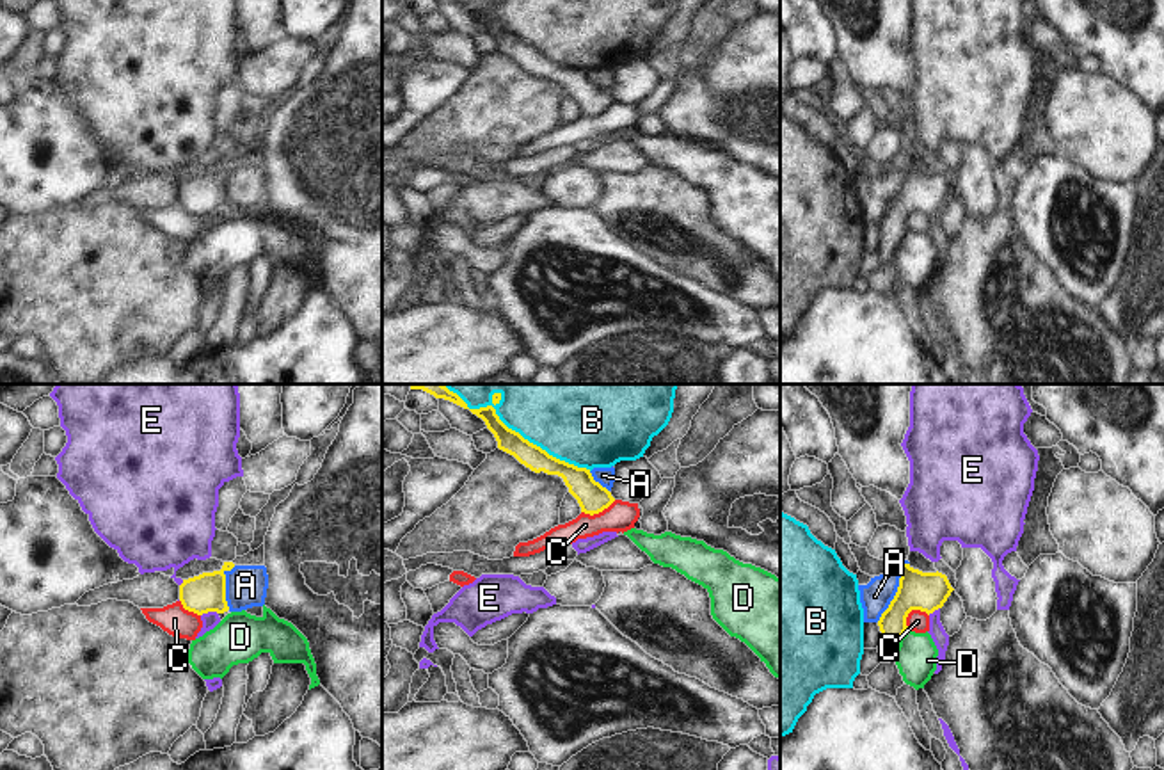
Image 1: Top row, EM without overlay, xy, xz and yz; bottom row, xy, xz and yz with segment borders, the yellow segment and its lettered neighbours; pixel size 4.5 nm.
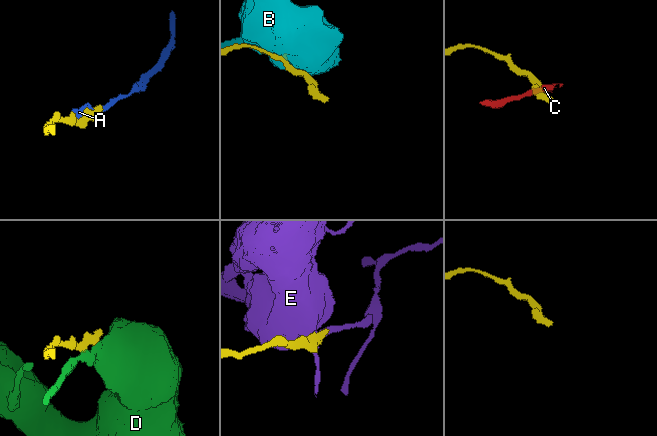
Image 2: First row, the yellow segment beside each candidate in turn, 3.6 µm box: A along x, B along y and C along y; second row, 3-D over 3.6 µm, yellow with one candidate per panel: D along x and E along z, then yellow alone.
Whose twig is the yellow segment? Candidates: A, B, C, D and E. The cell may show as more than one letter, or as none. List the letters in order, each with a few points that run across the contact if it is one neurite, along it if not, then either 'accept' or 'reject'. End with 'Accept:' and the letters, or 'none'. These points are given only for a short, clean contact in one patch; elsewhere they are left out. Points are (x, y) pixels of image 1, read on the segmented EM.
A: reject
B: reject
C: line yz (928, 614), (912, 610), (907, 617), (907, 628); reject
D: line yz (907, 628), (898, 639); reject
E: line xy (217, 612), (205, 612), (201, 616); reject
Accept: none

